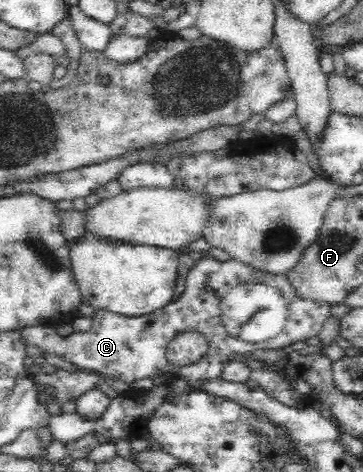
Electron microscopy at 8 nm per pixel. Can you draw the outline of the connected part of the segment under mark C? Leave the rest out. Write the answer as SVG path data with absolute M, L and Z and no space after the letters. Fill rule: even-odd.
M201 258L191 268L185 283L185 291L177 301L163 306L154 313L140 317L122 317L104 310L96 310L92 318L92 327L86 333L72 333L67 337L59 337L55 329L47 325L37 325L22 331L25 345L37 346L42 353L55 353L65 361L76 365L80 369L92 370L113 379L123 380L129 384L149 377L151 379L172 374L183 377L191 390L199 380L219 378L221 370L231 359L231 355L245 355L261 348L284 348L299 341L318 336L323 323L332 314L332 307L327 301L314 301L300 297L286 276L275 276L255 272L251 267L241 264L235 259L221 262L213 258ZM245 283L263 283L275 287L289 307L295 307L295 313L289 313L285 327L277 337L266 342L249 343L242 339L230 337L222 325L220 304L227 291ZM197 332L207 340L208 348L199 361L190 366L173 366L167 360L167 345L178 334Z

